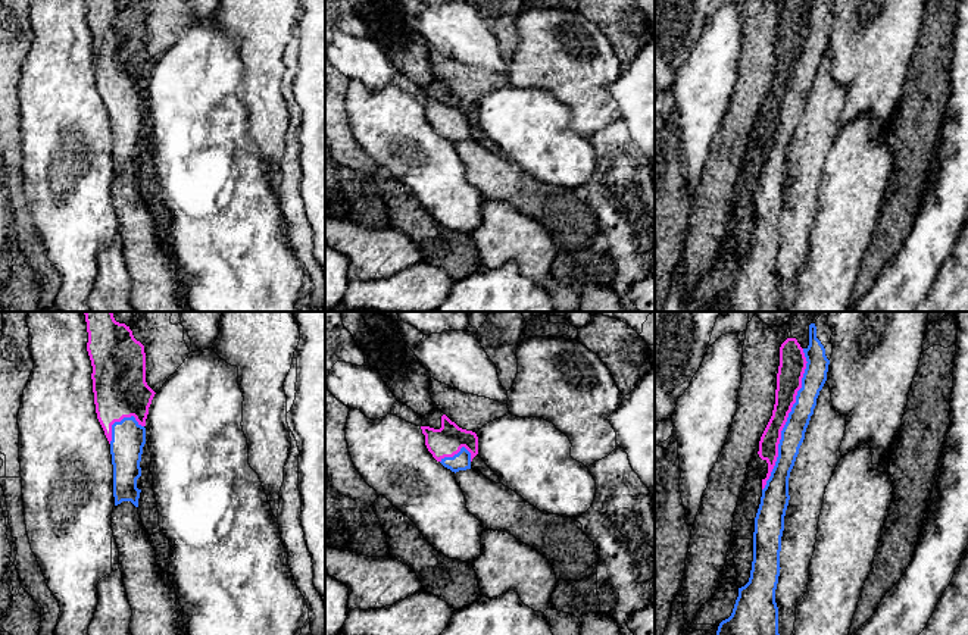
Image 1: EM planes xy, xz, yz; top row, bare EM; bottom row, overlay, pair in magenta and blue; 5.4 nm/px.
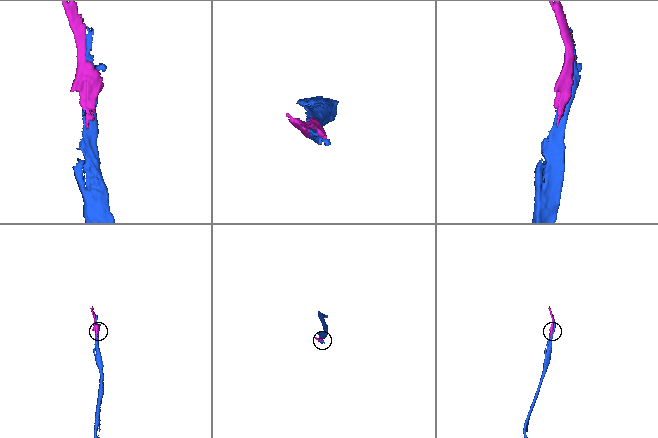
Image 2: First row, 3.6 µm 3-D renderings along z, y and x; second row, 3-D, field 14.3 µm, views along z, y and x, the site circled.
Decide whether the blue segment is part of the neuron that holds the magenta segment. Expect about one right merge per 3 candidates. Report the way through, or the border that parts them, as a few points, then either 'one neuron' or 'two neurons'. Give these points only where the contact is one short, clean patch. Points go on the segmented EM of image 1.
one neuron

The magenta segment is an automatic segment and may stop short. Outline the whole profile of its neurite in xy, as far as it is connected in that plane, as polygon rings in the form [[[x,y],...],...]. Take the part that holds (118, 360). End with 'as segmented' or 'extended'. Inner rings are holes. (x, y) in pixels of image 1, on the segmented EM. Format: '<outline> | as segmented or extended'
[[[84,312],[87,351],[97,419],[110,444],[115,506],[131,501],[138,507],[144,426],[156,392],[146,382],[144,345],[113,313]]] | extended

